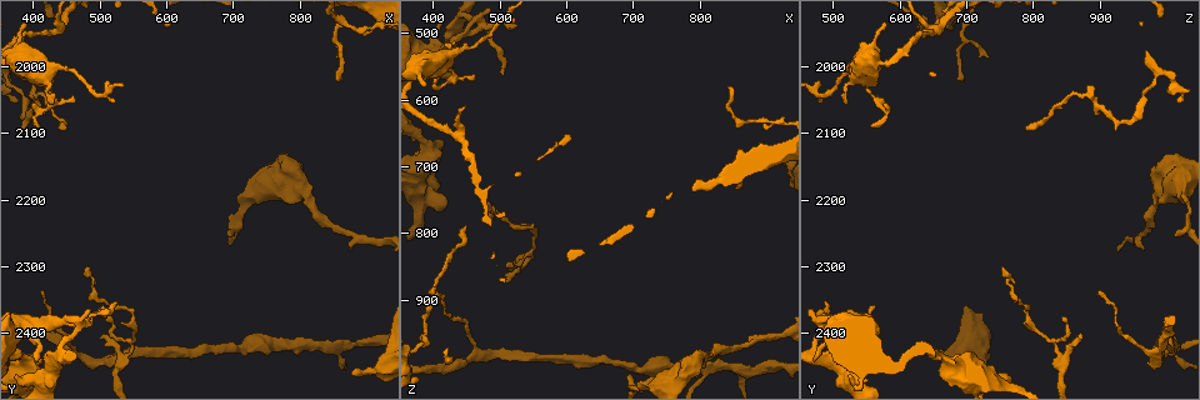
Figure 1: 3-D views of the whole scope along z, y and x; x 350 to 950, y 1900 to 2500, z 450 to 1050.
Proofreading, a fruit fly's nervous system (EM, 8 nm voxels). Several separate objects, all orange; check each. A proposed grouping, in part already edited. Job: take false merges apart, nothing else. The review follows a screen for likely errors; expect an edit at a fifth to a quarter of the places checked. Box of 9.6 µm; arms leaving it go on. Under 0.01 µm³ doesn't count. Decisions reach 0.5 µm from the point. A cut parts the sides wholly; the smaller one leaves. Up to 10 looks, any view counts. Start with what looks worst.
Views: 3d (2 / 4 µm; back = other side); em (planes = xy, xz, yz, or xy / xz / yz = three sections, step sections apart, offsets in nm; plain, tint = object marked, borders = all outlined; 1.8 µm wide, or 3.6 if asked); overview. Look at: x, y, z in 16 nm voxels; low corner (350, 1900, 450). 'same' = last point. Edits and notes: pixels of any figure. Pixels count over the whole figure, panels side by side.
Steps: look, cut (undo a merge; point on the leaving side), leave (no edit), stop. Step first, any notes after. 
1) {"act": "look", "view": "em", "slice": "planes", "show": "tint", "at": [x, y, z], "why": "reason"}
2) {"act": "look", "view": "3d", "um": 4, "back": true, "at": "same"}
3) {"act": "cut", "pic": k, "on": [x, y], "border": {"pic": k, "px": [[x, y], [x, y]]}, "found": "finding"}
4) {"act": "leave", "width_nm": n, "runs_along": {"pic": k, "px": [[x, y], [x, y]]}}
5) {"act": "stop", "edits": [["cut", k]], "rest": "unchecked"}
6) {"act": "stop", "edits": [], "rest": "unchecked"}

{"act": "look", "view": "3d", "um": 2, "back": true, "at": [470, 2380, 495], "why": "sharp bend"}

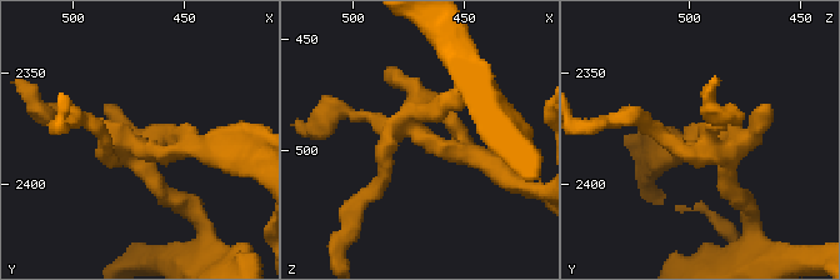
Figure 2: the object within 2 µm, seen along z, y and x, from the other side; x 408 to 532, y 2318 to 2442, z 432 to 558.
{"act": "look", "view": "em", "slice": "xy", "step": 8, "show": "plain", "at": [466, 2385, 493], "why": "shape alone is not enough"}

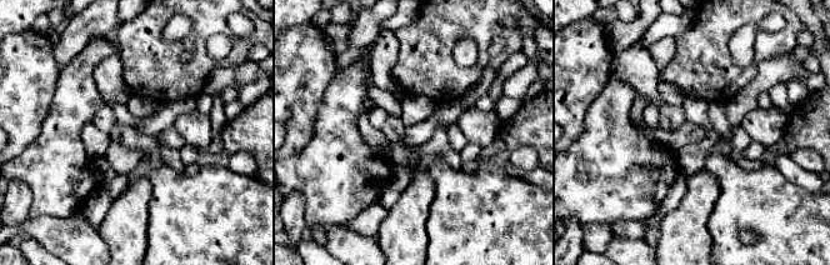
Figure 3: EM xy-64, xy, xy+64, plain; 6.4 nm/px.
{"act": "look", "view": "em", "slice": "xy", "step": 8, "show": "tint", "at": "same", "why": "with the object marked"}

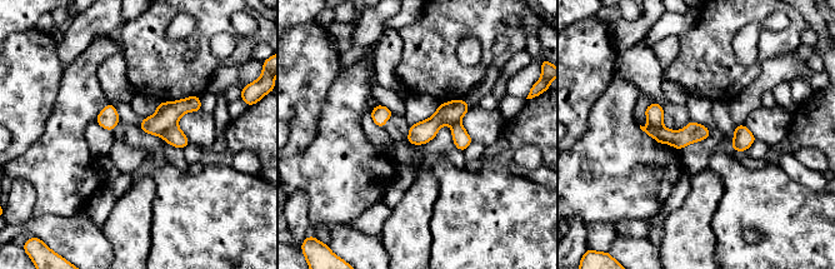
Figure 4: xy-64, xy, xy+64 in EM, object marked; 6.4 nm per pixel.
{"act": "cut", "pic": 4, "on": [174, 135], "border": {"pic": 4, "px": [[176, 124], [166, 128], [159, 135]]}, "found": "a second cell is stuck on"}

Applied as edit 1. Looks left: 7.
{"act": "look", "view": "overview", "why": "see it whole again"}

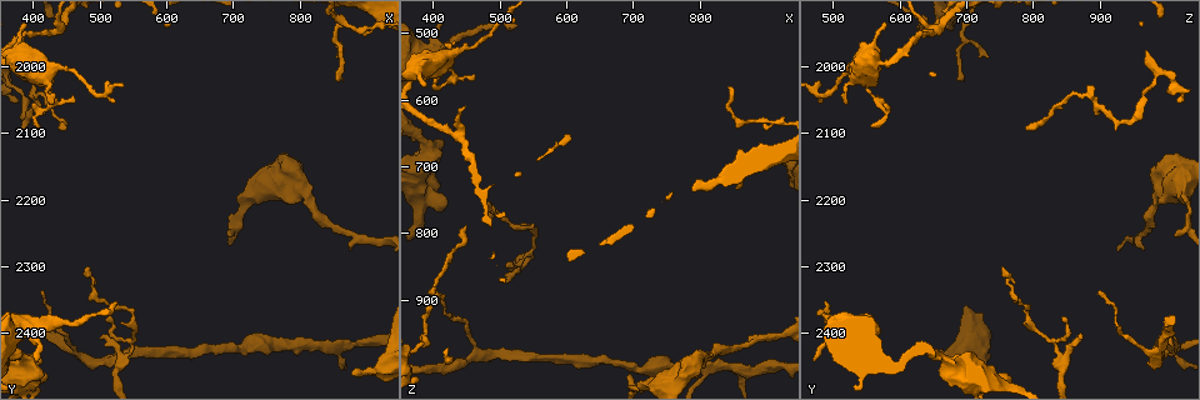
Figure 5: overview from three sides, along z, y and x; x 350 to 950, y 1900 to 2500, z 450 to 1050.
{"act": "look", "view": "em", "slice": "planes", "show": "tint", "at": [435, 2045, 560], "why": "sharp bend"}

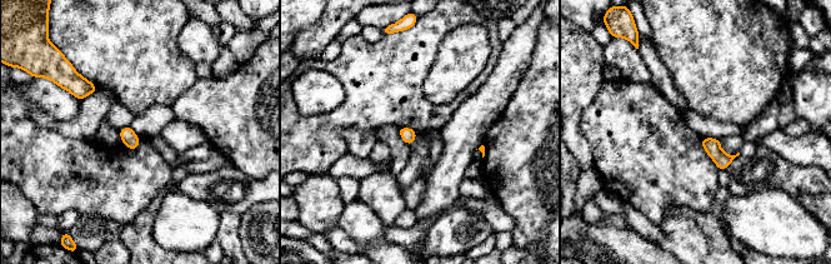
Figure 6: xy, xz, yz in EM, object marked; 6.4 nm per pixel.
{"act": "leave", "found": "one cell here"}

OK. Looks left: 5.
{"act": "look", "view": "em", "um": 3.6, "slice": "planes", "show": "plain", "at": [400, 2475, 745], "why": "abrupt turn"}

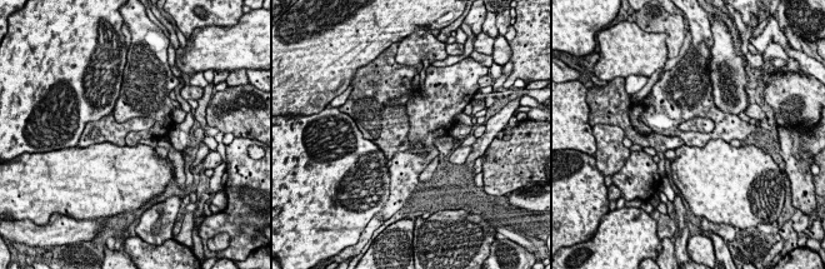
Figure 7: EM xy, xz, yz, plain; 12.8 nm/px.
{"act": "look", "view": "em", "um": 3.6, "slice": "planes", "show": "tint", "at": "same", "why": "where the object lies"}

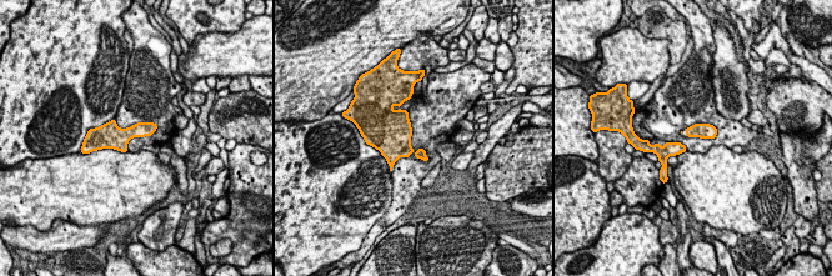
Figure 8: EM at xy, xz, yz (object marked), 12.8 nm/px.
{"act": "leave", "found": "one cell here"}

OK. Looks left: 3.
{"act": "look", "view": "em", "slice": "planes", "show": "tint", "at": [535, 2440, 840]}

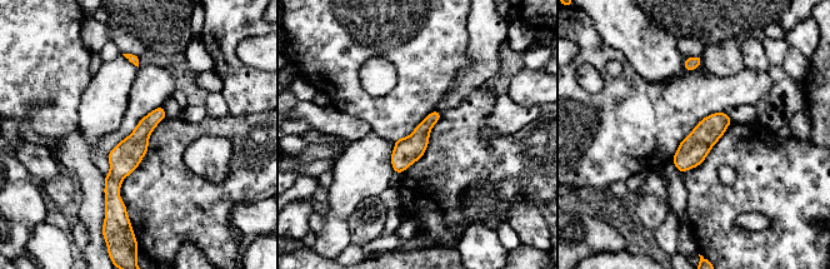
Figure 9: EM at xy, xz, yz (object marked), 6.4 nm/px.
{"act": "leave", "width_nm": 170, "found": "continuous, no second cell"}

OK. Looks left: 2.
{"act": "stop", "edits": [["cut", 4]], "rest": "unchecked"}

